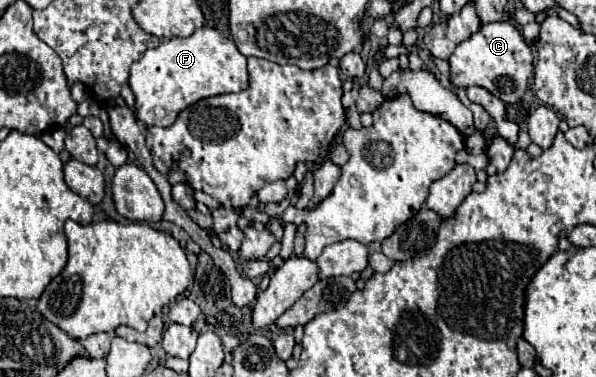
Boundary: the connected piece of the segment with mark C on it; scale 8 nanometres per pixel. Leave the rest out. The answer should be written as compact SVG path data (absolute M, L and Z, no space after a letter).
M509 22L483 24L479 32L461 42L455 52L449 56L451 84L455 88L467 90L467 86L481 86L493 96L501 98L507 104L515 104L527 90L529 76L533 72L533 54L525 44L519 30Z

